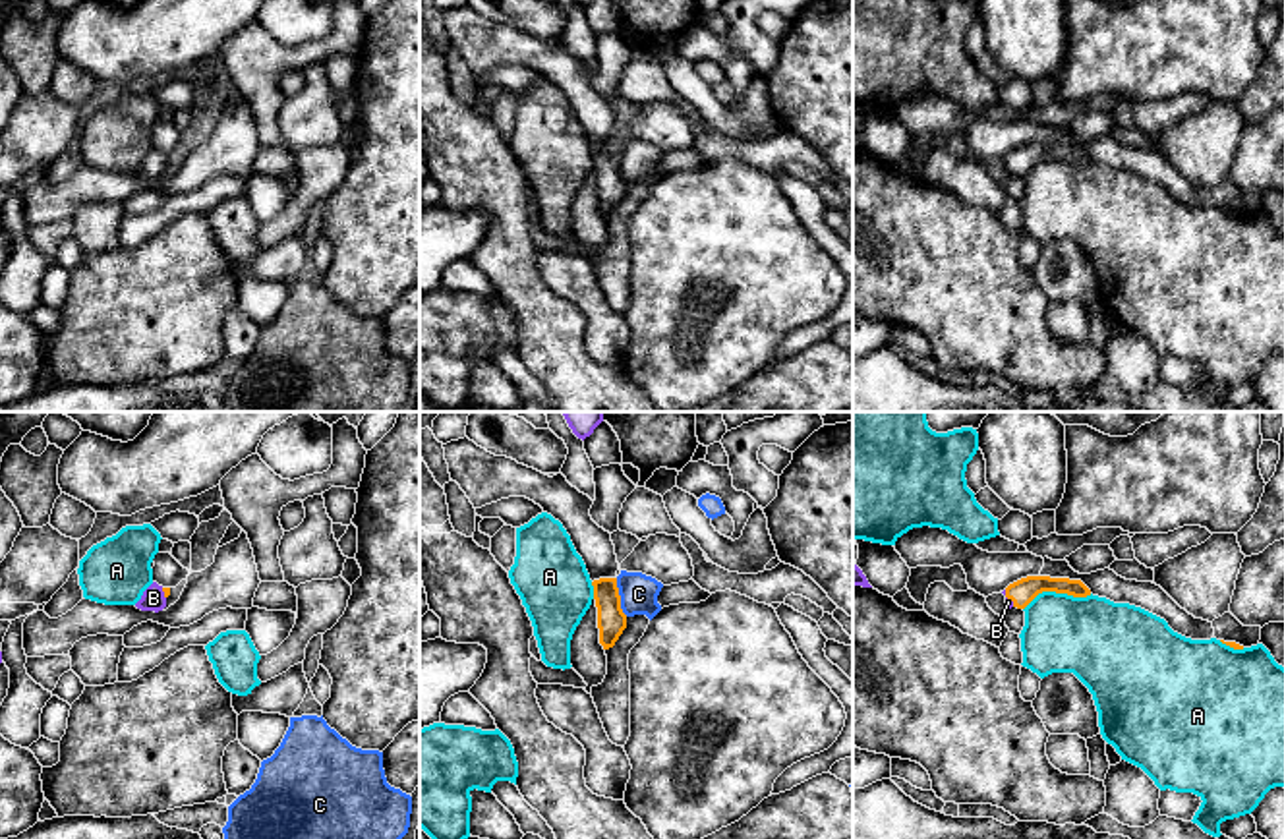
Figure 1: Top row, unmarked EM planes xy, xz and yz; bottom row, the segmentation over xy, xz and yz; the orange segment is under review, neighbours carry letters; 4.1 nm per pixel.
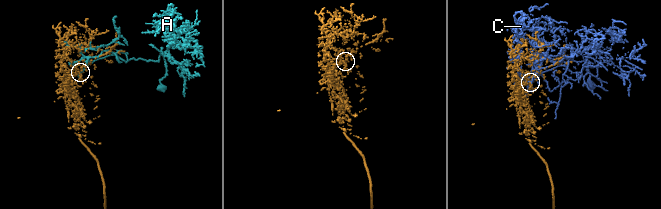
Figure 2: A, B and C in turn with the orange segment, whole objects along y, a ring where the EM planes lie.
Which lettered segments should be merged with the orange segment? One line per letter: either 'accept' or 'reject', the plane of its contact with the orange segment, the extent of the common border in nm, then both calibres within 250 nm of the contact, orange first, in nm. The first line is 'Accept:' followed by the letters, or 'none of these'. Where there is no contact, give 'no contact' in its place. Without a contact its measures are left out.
Accept: B
A: reject | yz | 300 nm | 110/340 nm
B: accept | yz | 80 nm | 110/30 nm
C: reject | xz | 170 nm | 120/160 nm

